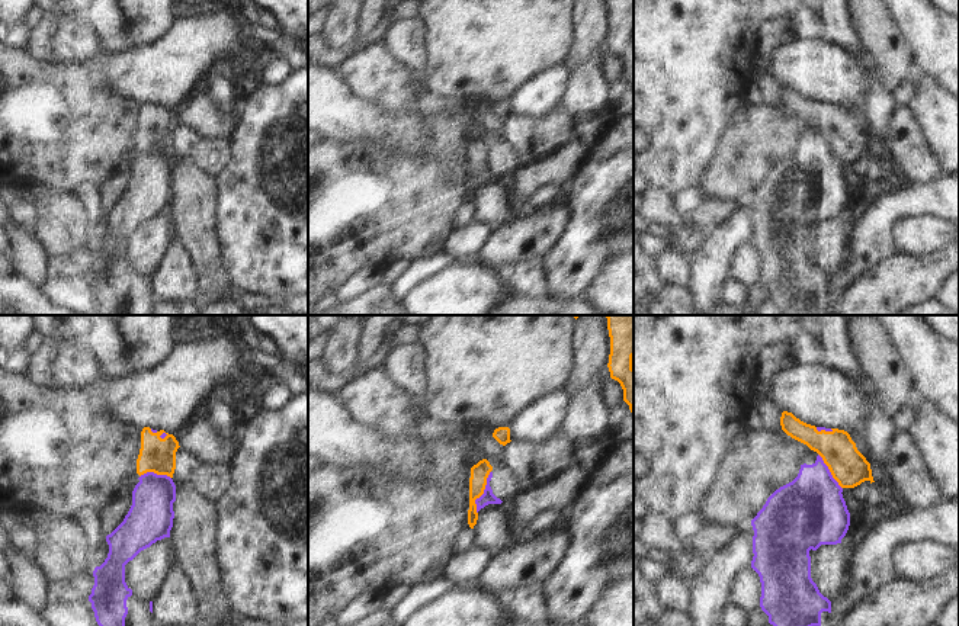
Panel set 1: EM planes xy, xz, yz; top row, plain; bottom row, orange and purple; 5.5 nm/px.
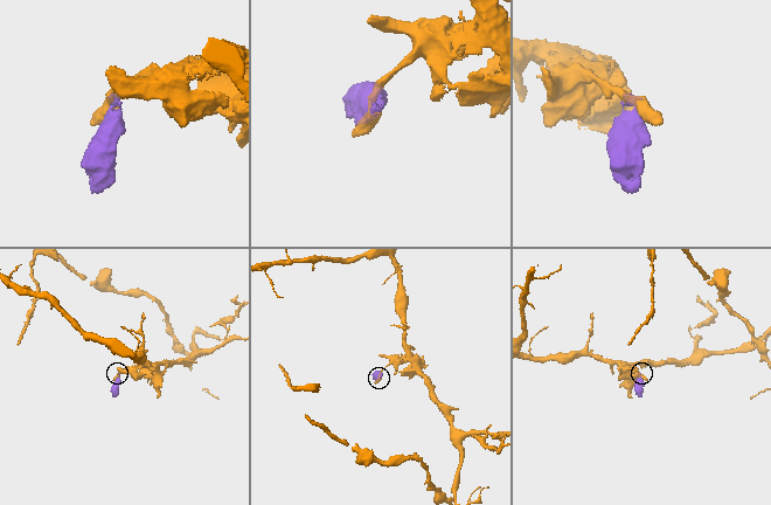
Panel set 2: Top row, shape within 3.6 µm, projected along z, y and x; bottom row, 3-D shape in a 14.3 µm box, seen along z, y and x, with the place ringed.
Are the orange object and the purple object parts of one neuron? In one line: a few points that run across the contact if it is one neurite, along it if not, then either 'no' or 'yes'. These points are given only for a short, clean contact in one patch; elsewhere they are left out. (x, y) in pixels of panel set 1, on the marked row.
xz (490, 471), (486, 488), (475, 500), (477, 513) | no

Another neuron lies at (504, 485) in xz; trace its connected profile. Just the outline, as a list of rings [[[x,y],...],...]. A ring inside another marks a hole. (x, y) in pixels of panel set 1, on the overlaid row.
[[[503,462],[500,466],[493,468],[487,478],[484,494],[475,500],[477,513],[488,504],[514,501],[519,495],[519,482],[514,473]]]

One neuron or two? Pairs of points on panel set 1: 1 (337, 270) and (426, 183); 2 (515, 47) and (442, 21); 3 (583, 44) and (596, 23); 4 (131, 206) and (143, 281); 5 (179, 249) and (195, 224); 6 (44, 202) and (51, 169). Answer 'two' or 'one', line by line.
1: one
2: one
3: one
4: one
5: two
6: two

